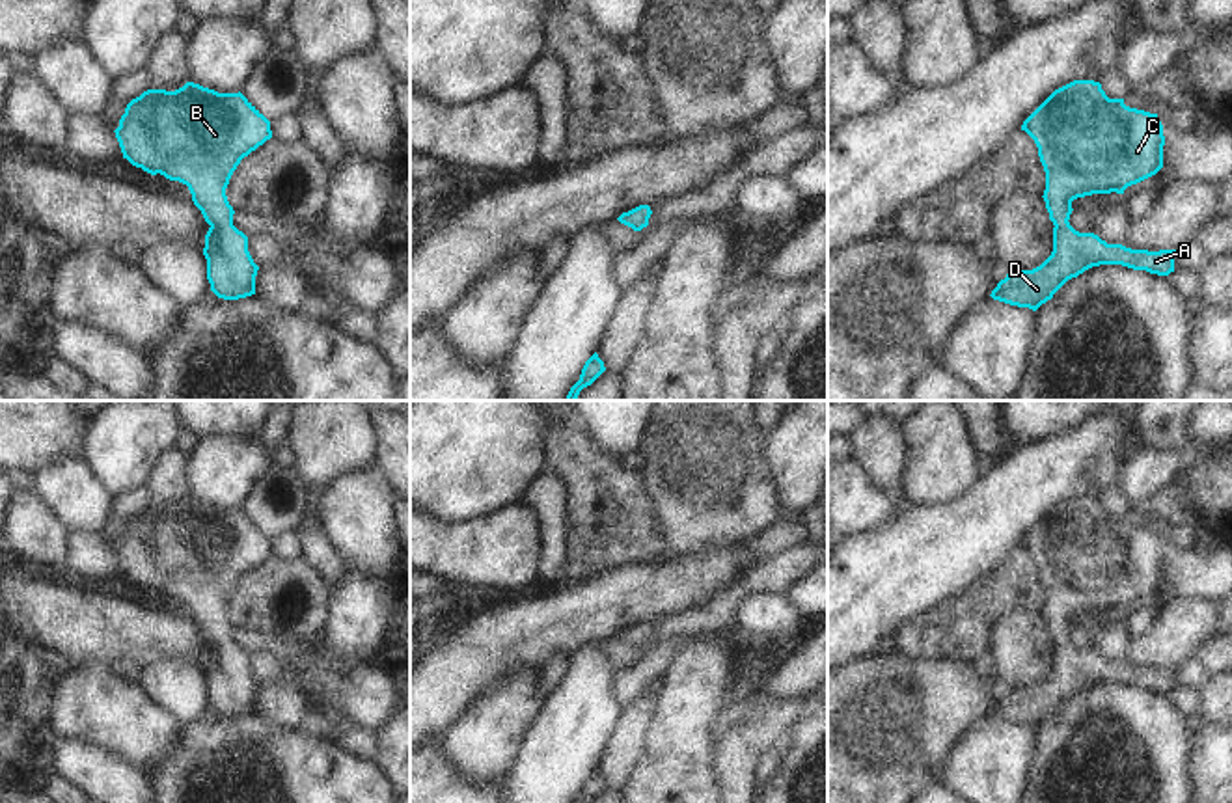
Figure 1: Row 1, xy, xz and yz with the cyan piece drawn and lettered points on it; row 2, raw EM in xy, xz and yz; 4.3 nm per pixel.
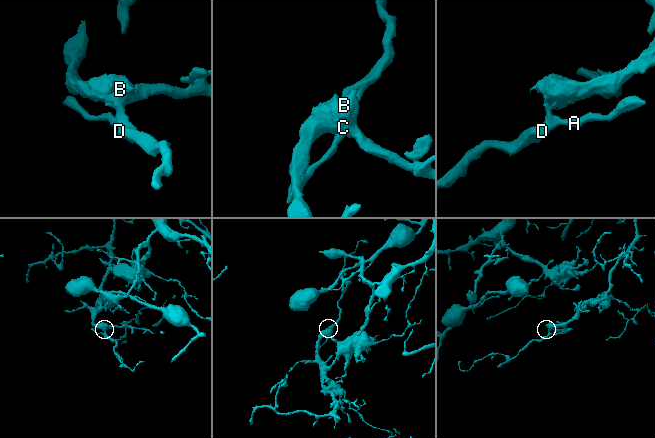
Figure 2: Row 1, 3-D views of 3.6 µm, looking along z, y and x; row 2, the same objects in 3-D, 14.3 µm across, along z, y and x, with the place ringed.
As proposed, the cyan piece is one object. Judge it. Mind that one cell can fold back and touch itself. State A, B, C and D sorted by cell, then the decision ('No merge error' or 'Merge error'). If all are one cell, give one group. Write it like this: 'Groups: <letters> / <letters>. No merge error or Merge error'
Groups: A B C D. No merge error

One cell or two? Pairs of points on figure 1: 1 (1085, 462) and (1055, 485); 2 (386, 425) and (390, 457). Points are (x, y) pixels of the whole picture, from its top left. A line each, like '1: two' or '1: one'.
1: one
2: one

